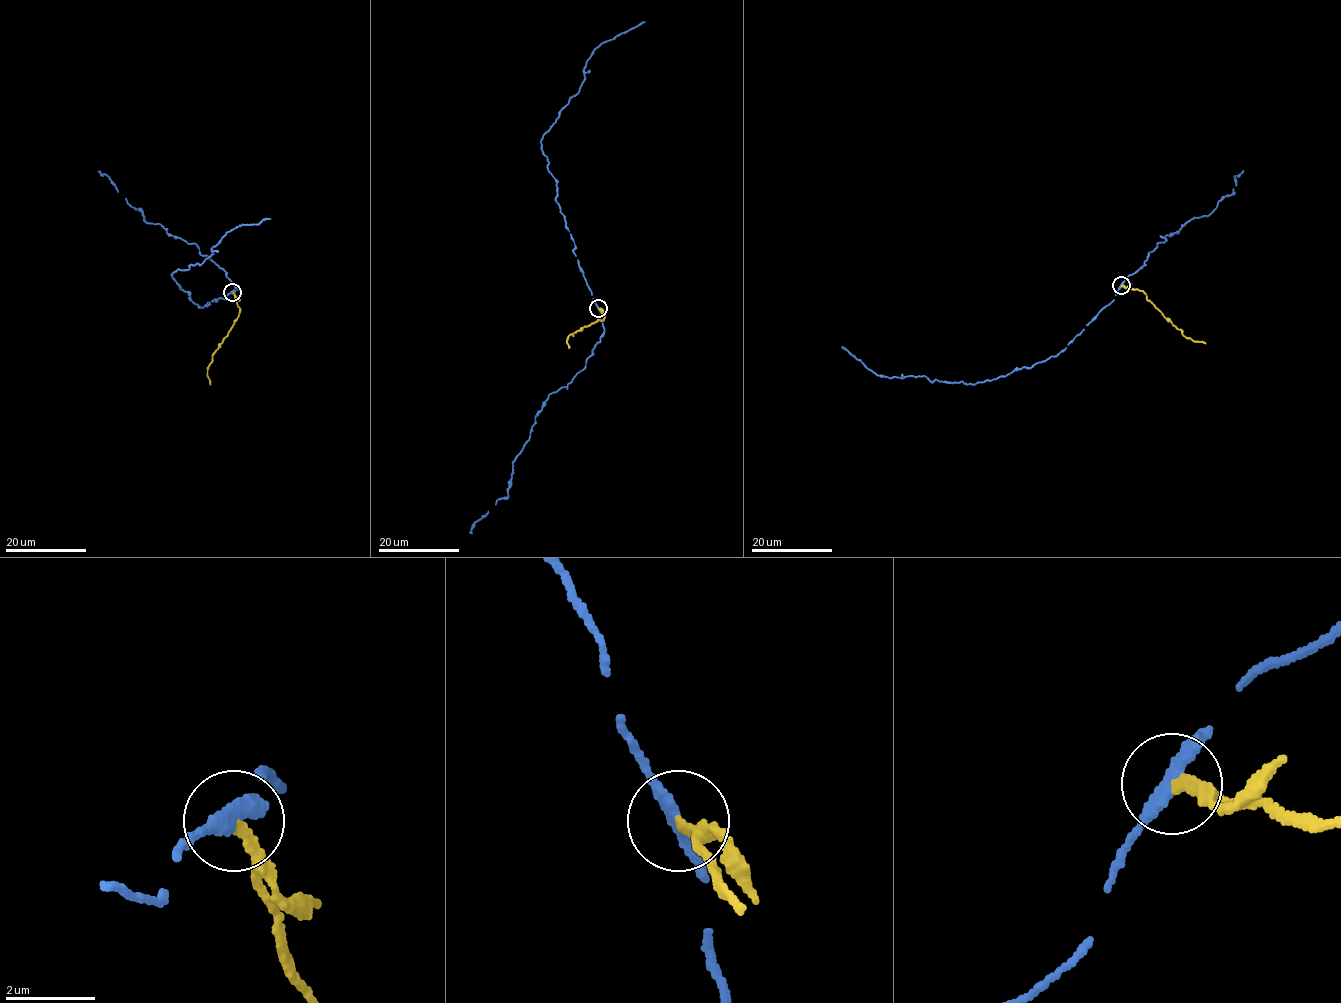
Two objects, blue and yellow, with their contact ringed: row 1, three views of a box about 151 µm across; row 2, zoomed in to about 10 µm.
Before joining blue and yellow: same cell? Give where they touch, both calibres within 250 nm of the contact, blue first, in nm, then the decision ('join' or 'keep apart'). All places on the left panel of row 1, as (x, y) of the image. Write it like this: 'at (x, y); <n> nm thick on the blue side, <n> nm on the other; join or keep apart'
at (232, 292); 320 nm thick on the blue side, 200 nm on the other; keep apart

